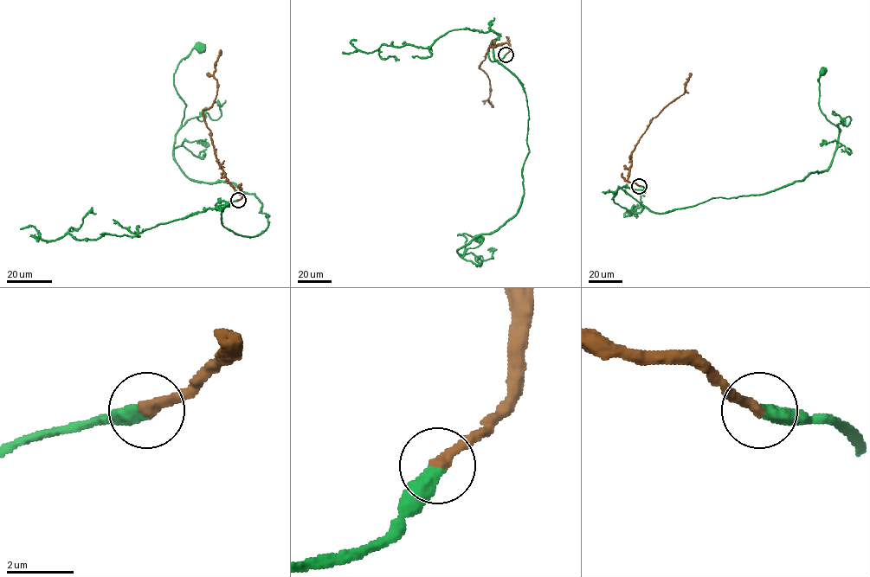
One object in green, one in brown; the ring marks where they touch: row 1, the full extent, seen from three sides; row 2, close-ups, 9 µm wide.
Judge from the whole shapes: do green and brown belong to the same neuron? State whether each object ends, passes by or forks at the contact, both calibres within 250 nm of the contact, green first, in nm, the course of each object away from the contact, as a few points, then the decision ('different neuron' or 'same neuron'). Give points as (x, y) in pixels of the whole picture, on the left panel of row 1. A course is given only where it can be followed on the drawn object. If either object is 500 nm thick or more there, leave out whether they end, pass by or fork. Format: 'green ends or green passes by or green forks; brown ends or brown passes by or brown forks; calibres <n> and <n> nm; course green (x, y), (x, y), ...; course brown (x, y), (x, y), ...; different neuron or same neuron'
green ends; brown ends; calibres 480 and 320 nm; course green (238, 200), (215, 205), (222, 224), (257, 236), (254, 194), (174, 157), (173, 73), (200, 48); course brown (238, 200), (243, 195), (228, 182), (222, 168), (202, 112), (211, 106), (216, 96), (214, 74), (221, 49); same neuron

